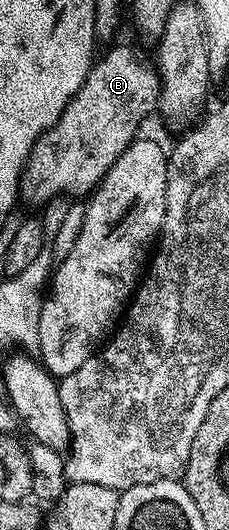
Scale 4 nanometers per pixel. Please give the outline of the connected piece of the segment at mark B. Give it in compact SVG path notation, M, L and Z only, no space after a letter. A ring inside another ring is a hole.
M116 46L104 55L99 55L92 71L86 76L82 88L66 104L62 116L34 144L30 156L20 173L19 197L32 206L43 208L55 198L88 196L99 186L106 172L126 152L126 148L135 142L141 133L140 125L151 116L160 105L160 75L157 67L148 62L132 46Z

